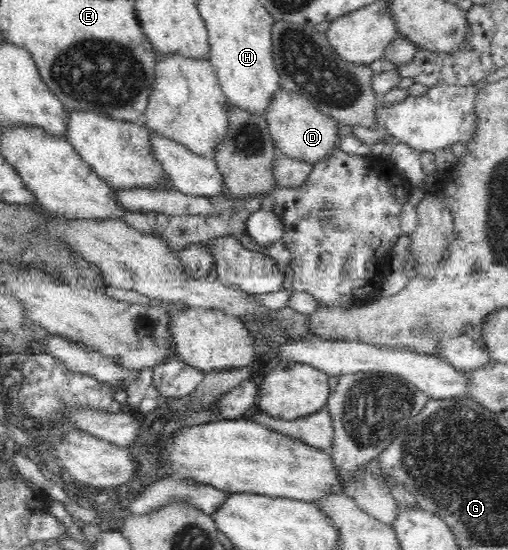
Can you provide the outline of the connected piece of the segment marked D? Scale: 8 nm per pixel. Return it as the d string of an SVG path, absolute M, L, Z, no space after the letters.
M281 88L266 110L264 118L266 118L276 148L284 155L315 164L322 159L330 158L334 149L339 149L341 138L339 123L331 115L320 111L311 105L308 99L301 97L296 92L289 92Z

